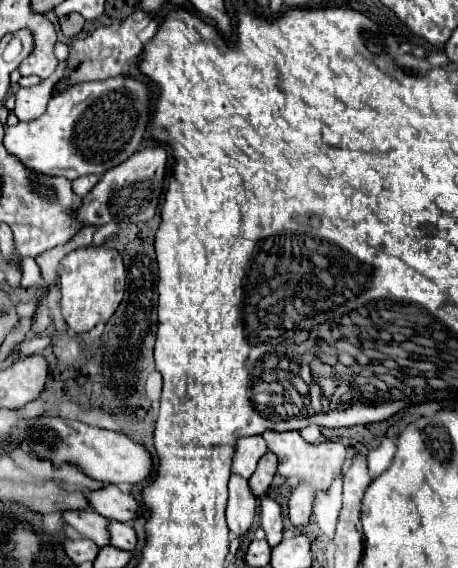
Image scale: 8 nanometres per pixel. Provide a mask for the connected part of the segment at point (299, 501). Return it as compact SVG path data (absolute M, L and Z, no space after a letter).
M269 429L263 433L269 451L273 451L279 457L279 475L295 477L299 483L293 487L291 497L289 497L289 519L297 529L303 529L311 521L313 513L313 503L315 503L315 493L323 491L327 493L331 489L331 483L337 475L341 475L347 451L339 441L323 441L319 445L307 443L299 431L287 431L279 433L275 429Z

